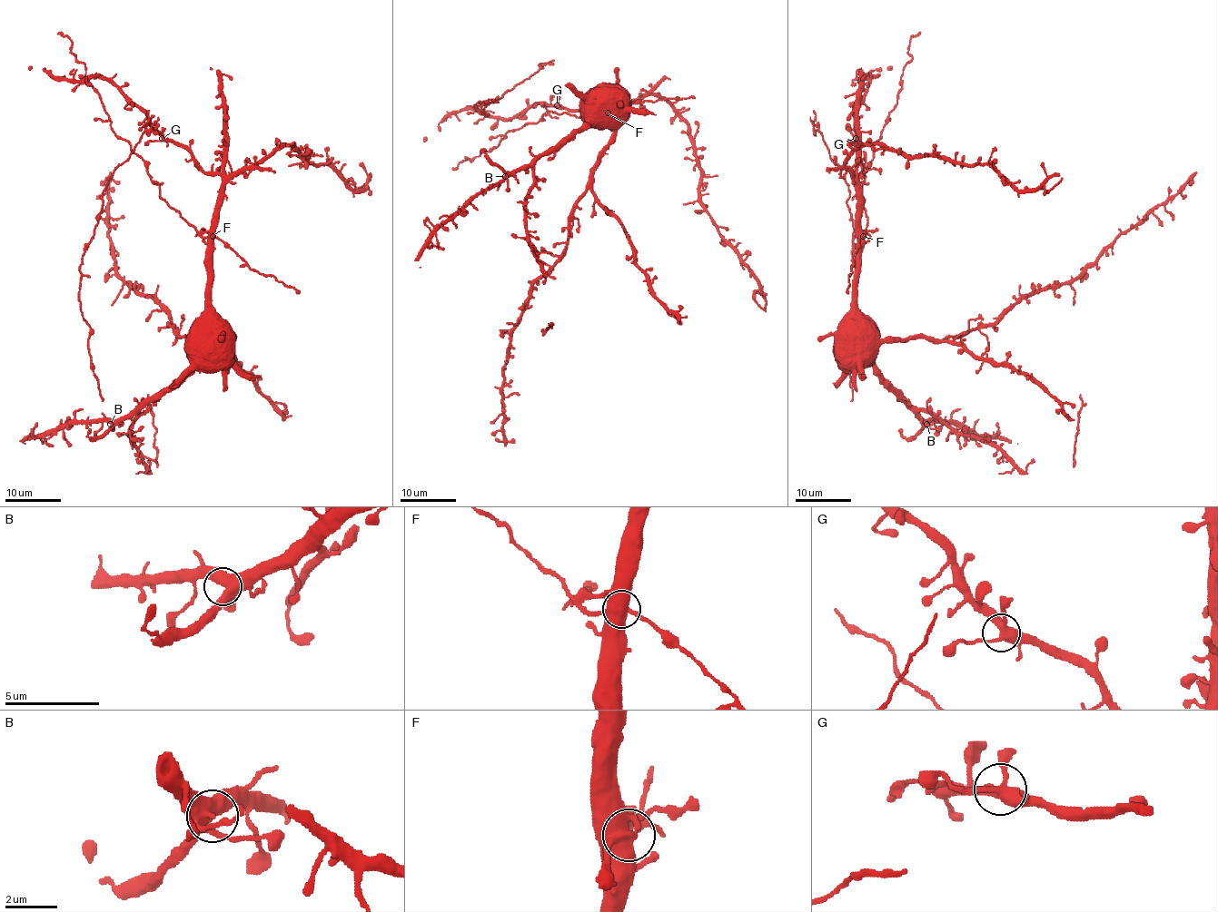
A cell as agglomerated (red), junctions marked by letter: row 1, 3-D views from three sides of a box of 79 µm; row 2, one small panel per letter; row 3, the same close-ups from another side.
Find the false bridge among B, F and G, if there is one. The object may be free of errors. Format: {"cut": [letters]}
{"cut": []}

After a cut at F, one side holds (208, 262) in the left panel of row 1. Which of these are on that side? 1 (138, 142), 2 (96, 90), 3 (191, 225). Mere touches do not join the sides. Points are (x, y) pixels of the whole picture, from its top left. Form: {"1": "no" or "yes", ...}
{"1": "yes", "2": "no", "3": "no"}

